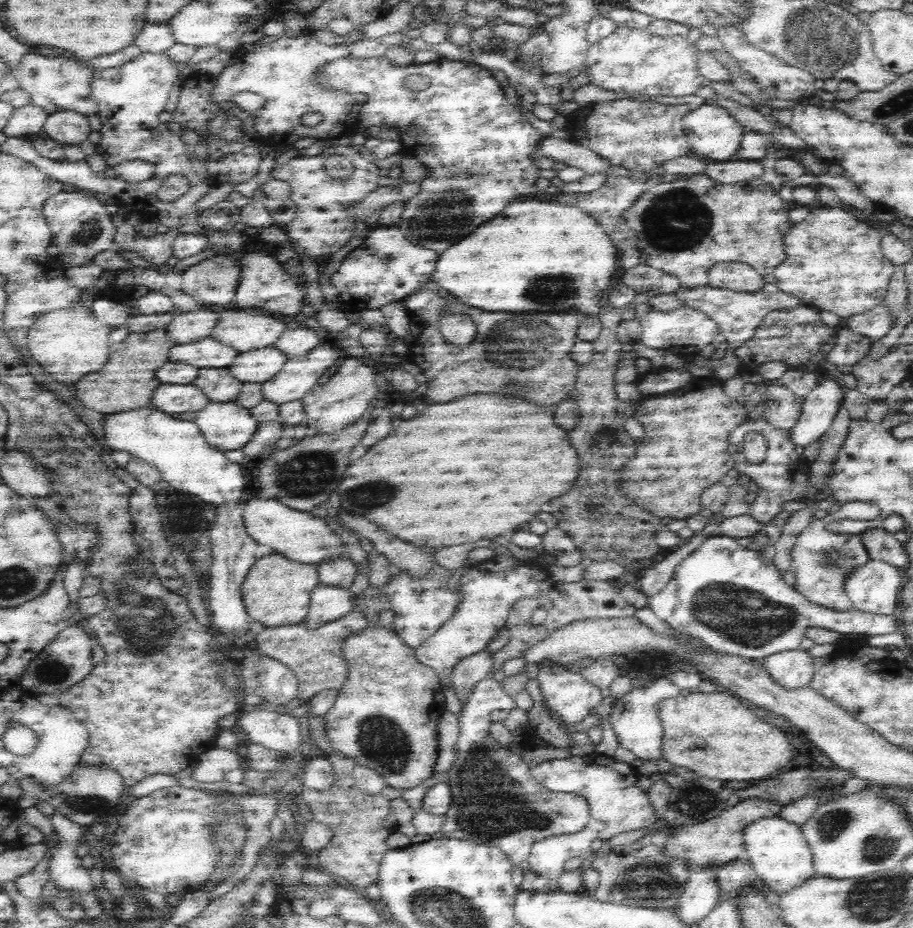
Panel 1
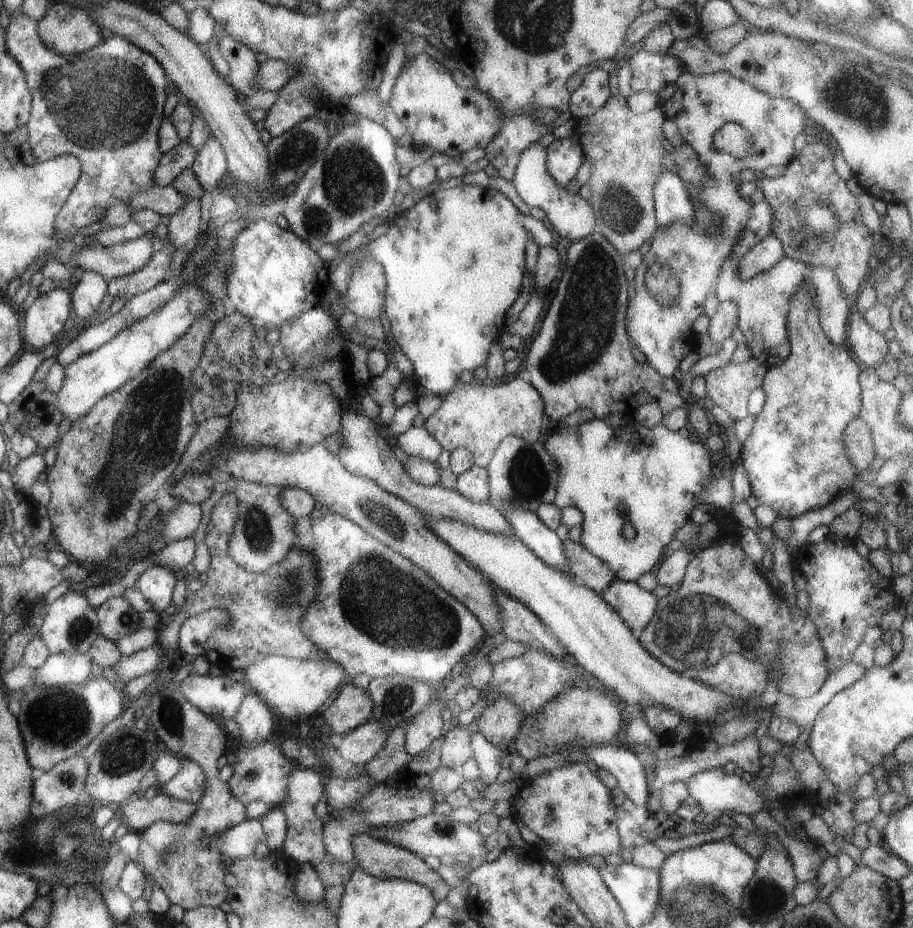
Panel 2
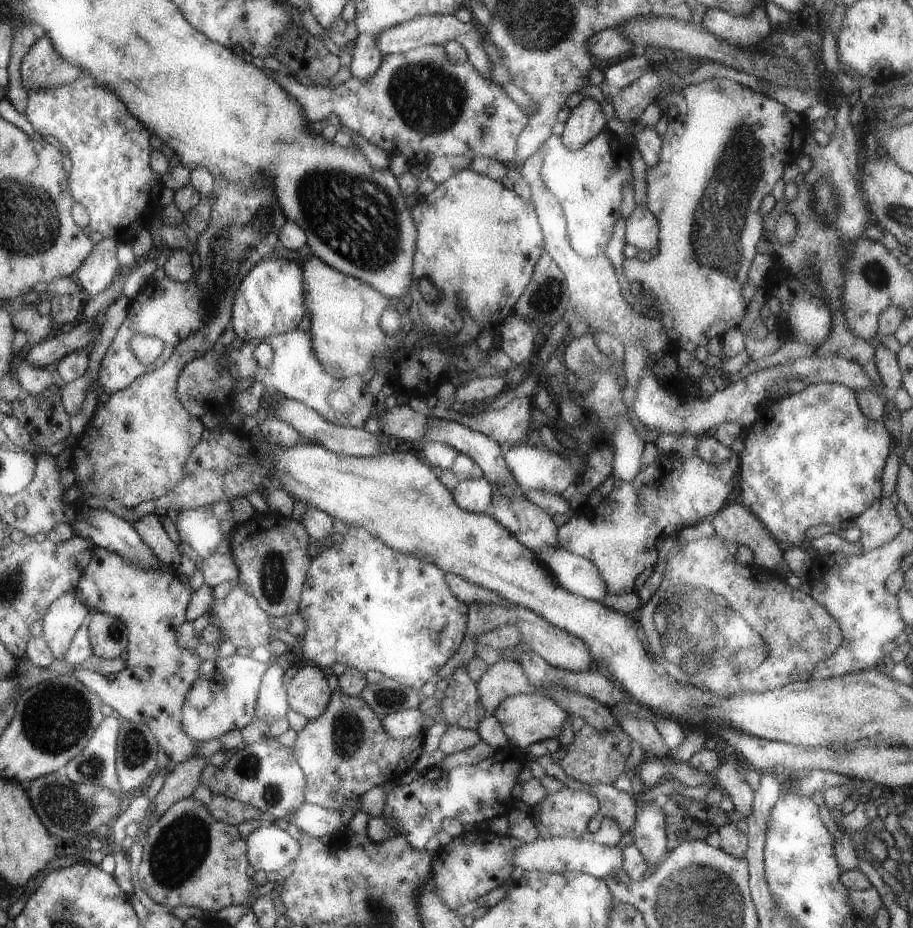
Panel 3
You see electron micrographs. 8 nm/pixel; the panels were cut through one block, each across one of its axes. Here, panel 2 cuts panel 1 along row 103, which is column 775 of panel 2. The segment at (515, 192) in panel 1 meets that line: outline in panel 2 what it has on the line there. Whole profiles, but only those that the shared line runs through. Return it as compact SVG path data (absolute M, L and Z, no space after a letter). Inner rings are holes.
M803 280L789 298L787 304L787 356L775 366L766 369L759 386L764 393L764 403L749 436L740 446L738 459L746 472L747 480L758 505L769 506L777 516L791 520L809 510L823 508L835 498L851 490L850 486L859 474L849 468L841 450L841 432L849 422L857 417L860 407L860 386L858 374L860 367L850 356L843 344L833 344L825 338L819 326L815 292L807 280Z

